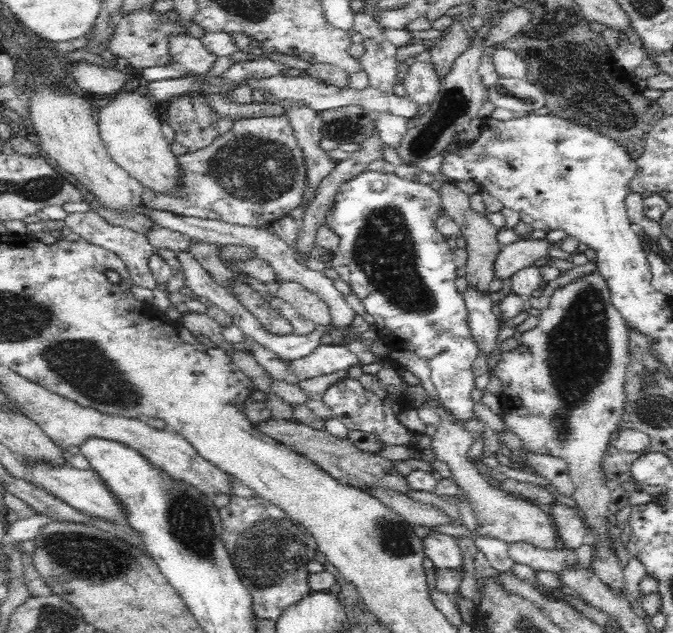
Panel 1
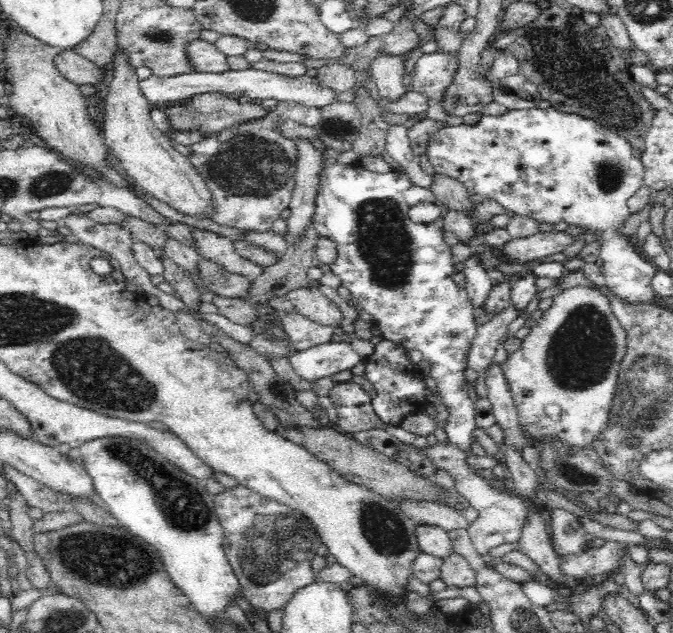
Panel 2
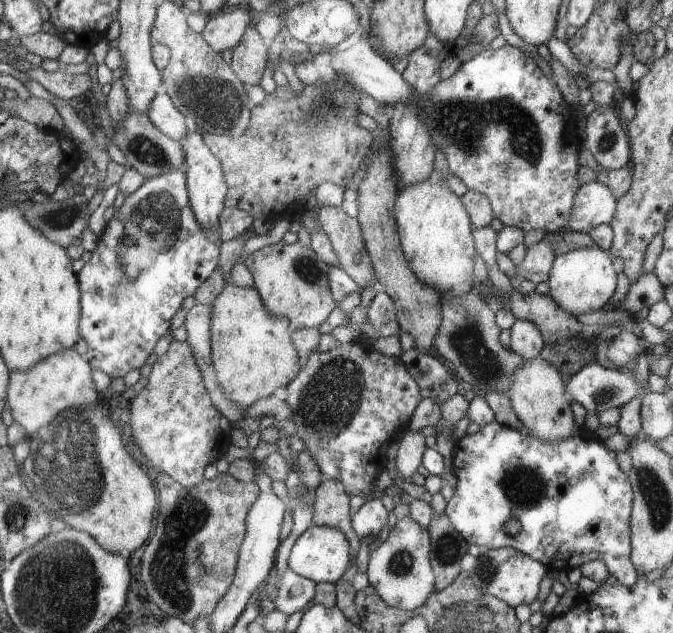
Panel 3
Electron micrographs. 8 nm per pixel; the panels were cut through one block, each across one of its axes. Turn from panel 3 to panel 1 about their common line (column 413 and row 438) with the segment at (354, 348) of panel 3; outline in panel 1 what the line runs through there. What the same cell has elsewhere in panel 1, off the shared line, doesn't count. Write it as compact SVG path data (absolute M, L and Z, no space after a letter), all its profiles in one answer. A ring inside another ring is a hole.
M344 378L330 386L323 395L323 401L330 406L332 417L346 425L348 431L360 430L374 434L382 444L392 446L408 446L414 438L414 432L398 422L397 410L390 407L390 404L385 404L377 394L364 388L357 378Z

